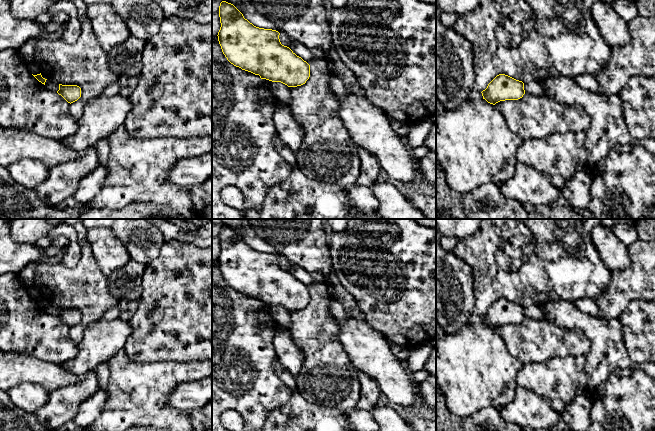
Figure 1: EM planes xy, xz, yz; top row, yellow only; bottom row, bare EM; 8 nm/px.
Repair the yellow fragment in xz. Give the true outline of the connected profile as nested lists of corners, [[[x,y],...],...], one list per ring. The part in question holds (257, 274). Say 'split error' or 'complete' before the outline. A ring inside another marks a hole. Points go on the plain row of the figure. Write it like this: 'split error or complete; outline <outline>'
complete; outline [[[226,225],[220,227],[219,241],[218,265],[231,288],[288,311],[301,310],[309,303],[310,289],[281,268],[278,255],[254,250]]]

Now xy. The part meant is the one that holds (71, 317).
complete; outline [[[59,308],[59,314],[57,317],[71,328],[81,321],[81,312],[77,309]]]

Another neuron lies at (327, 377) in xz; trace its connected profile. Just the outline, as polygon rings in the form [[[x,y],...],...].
[[[314,279],[306,307],[289,311],[289,331],[303,355],[302,366],[296,377],[296,392],[309,403],[350,412],[360,399],[359,371],[338,339],[339,326],[329,310],[330,302],[328,284]]]

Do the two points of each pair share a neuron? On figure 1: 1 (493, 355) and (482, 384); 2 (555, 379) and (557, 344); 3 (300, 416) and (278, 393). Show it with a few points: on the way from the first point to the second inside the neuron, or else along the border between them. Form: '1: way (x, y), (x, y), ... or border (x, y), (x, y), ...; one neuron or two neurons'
1: way (486, 362), (483, 365), (483, 377); one neuron
2: border (579, 355), (554, 356), (542, 361), (533, 362); two neurons
3: border (293, 392), (286, 402), (273, 409), (268, 415); two neurons

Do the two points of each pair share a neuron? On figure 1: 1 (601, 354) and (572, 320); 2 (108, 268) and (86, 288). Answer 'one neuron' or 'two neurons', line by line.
1: one neuron
2: two neurons

